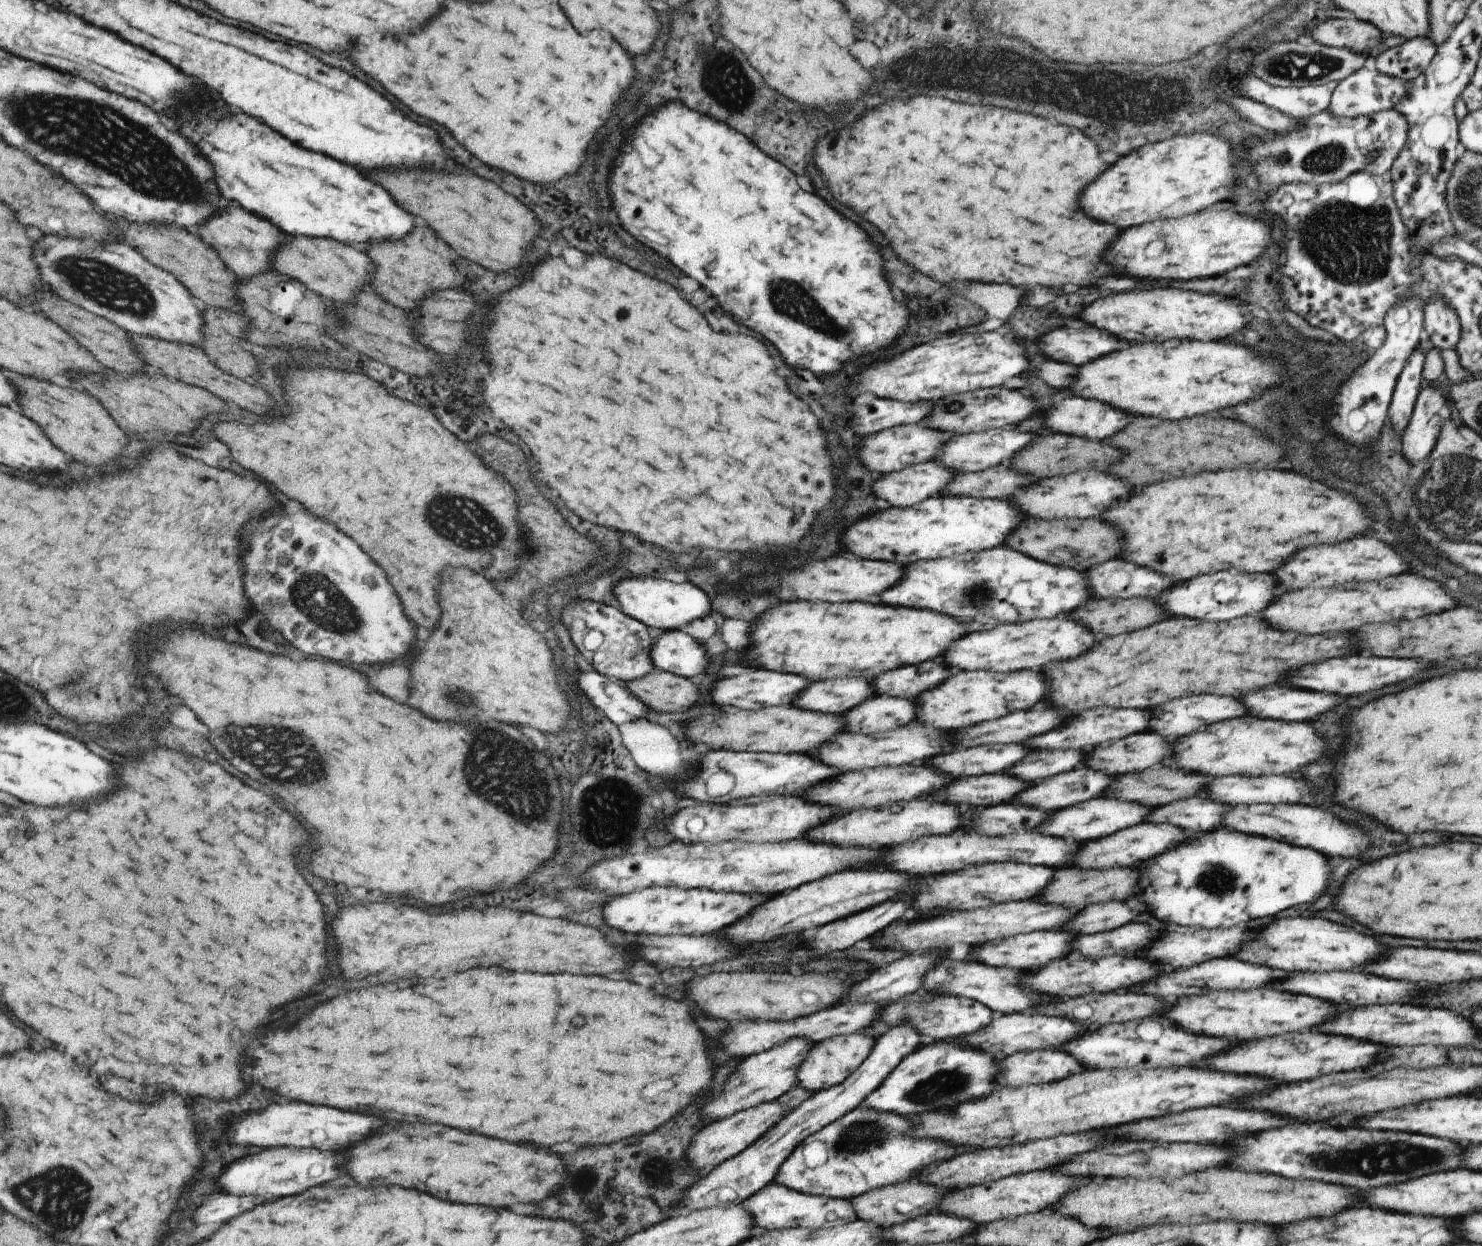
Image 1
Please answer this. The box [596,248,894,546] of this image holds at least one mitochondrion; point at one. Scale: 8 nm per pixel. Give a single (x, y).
(790, 299)

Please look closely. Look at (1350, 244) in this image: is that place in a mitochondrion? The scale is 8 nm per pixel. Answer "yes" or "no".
yes

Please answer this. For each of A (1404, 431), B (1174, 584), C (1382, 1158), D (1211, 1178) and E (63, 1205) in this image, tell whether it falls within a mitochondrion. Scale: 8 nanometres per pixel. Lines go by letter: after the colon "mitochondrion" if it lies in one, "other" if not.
A: other
B: other
C: mitochondrion
D: other
E: mitochondrion

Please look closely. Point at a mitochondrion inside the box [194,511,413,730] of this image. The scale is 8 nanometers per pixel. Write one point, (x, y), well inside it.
(313, 594)

